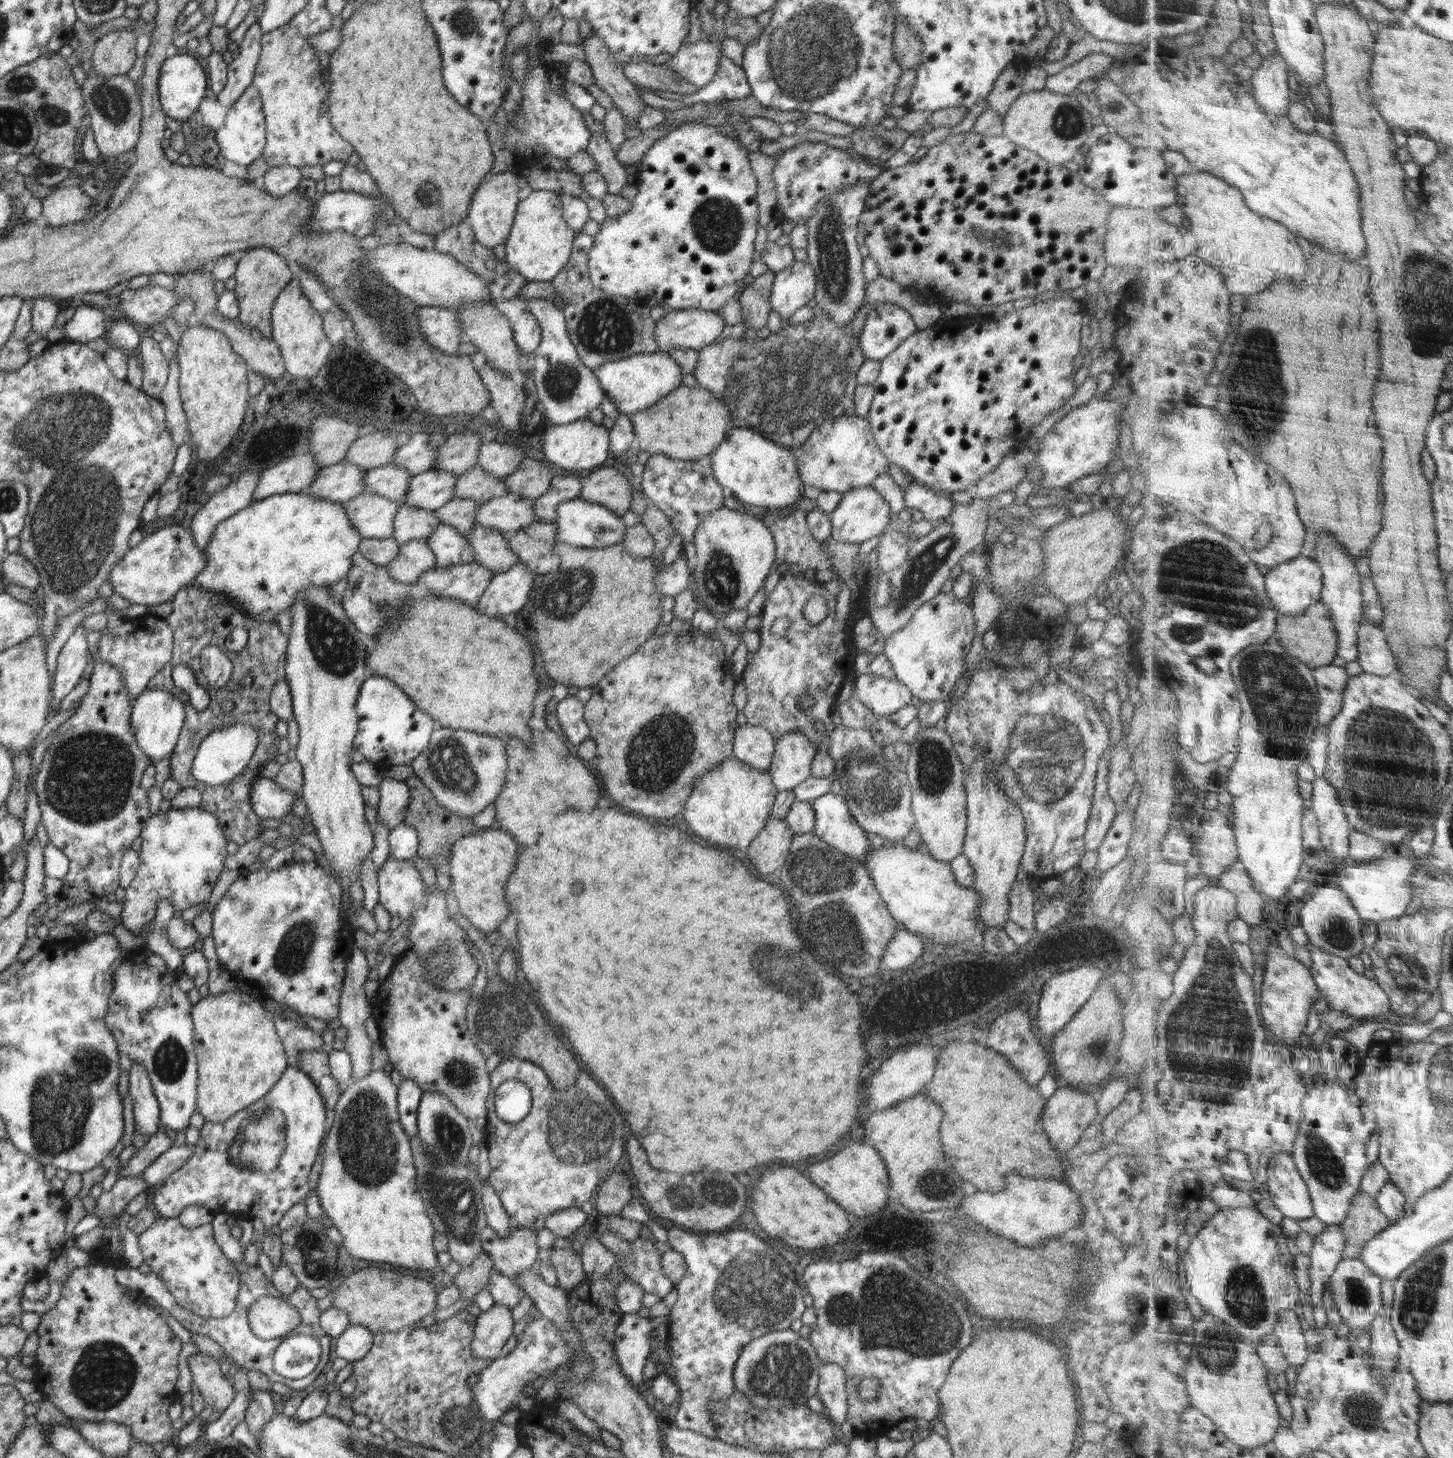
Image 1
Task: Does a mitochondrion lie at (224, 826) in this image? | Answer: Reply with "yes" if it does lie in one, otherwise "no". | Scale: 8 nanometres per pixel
no

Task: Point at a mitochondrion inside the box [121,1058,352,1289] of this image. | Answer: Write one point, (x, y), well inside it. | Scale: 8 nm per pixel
(263, 1134)

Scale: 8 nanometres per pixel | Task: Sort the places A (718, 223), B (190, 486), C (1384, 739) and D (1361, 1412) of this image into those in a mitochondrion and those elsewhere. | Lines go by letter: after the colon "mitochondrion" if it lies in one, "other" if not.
A: mitochondrion
B: other
C: mitochondrion
D: mitochondrion

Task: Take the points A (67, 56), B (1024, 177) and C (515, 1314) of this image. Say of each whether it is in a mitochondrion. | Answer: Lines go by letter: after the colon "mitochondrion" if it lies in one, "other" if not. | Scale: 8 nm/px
A: other
B: other
C: other

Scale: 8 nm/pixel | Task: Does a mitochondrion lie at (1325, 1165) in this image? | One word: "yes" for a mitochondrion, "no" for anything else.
yes

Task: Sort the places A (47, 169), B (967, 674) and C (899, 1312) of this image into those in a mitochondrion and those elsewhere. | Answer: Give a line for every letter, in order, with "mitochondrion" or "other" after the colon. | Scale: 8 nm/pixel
A: other
B: other
C: mitochondrion

